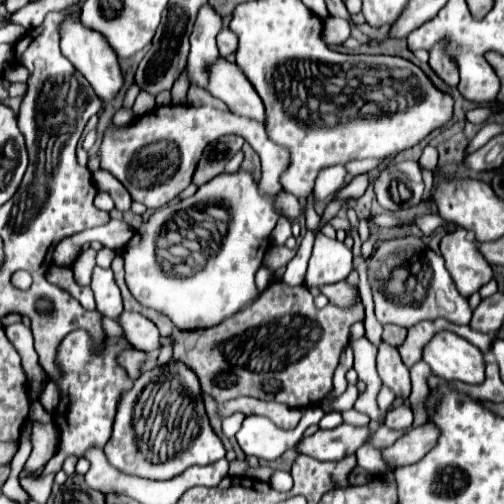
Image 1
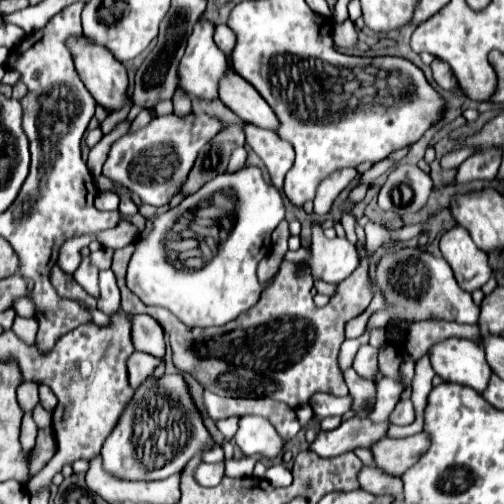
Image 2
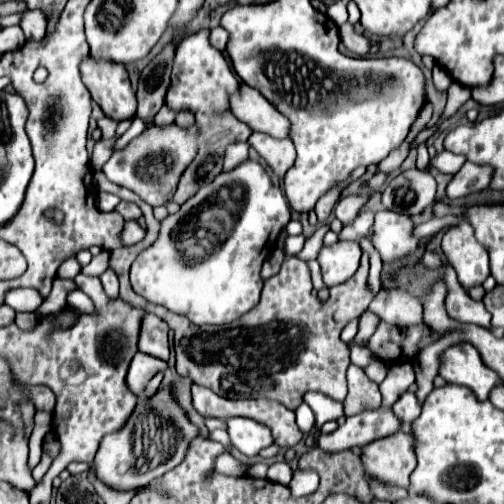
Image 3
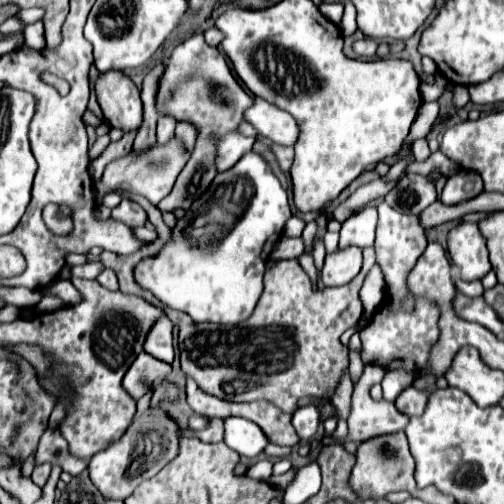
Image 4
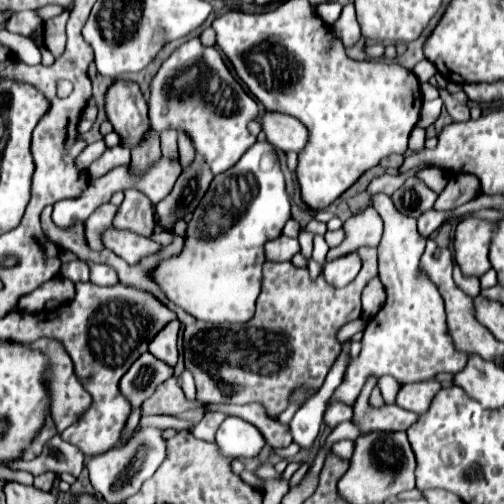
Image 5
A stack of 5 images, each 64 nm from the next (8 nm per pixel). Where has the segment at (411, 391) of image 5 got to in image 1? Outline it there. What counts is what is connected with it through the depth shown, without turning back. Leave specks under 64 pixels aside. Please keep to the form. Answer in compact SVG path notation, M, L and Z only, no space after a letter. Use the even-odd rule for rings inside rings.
M398 404L392 412L386 414L386 426L392 430L406 430L412 426L412 410L408 408L408 404Z

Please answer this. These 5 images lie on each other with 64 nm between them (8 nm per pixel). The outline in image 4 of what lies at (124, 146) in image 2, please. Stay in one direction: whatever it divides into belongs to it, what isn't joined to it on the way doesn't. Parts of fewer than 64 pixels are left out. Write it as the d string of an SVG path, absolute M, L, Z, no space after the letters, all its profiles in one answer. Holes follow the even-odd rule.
M174 136L172 140L168 140L166 144L154 144L152 148L146 148L144 152L136 152L136 150L130 150L126 156L118 158L118 160L112 160L106 168L104 168L104 176L96 182L96 192L106 194L106 192L112 192L114 188L122 188L122 190L128 190L128 192L134 192L134 194L140 194L144 196L146 200L150 200L154 206L158 206L158 202L162 198L166 198L172 188L174 188L174 182L180 174L180 170L186 166L188 158L190 158L190 150L184 148L178 138Z

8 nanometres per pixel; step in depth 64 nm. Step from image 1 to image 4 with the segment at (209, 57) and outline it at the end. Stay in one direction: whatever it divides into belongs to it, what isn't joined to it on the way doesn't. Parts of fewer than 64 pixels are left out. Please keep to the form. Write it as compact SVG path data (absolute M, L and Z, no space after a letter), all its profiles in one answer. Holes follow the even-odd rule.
M194 34L174 48L172 56L166 62L156 102L158 114L168 114L176 120L186 120L198 130L206 130L220 136L216 158L218 172L230 170L246 152L252 150L254 138L246 138L236 132L238 124L242 122L242 112L252 104L252 98L232 76L226 58L220 54L220 50L208 46L202 34Z

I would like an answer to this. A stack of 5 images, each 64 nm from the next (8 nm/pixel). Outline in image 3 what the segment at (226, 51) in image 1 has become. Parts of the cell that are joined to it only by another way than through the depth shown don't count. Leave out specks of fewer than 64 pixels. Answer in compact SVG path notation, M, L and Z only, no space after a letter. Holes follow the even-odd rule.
M216 26L210 34L210 42L214 48L218 50L226 50L226 44L228 44L228 32L222 28L222 26Z

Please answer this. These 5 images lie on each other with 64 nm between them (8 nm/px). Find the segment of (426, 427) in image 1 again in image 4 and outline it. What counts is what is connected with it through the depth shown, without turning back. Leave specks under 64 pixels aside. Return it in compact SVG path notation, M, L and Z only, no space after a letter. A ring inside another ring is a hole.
M404 432L396 434L386 434L378 438L370 438L358 446L356 452L356 466L350 476L352 488L358 492L360 498L370 498L374 496L384 498L388 492L398 492L398 490L416 490L414 484L414 458L408 450L408 440Z

